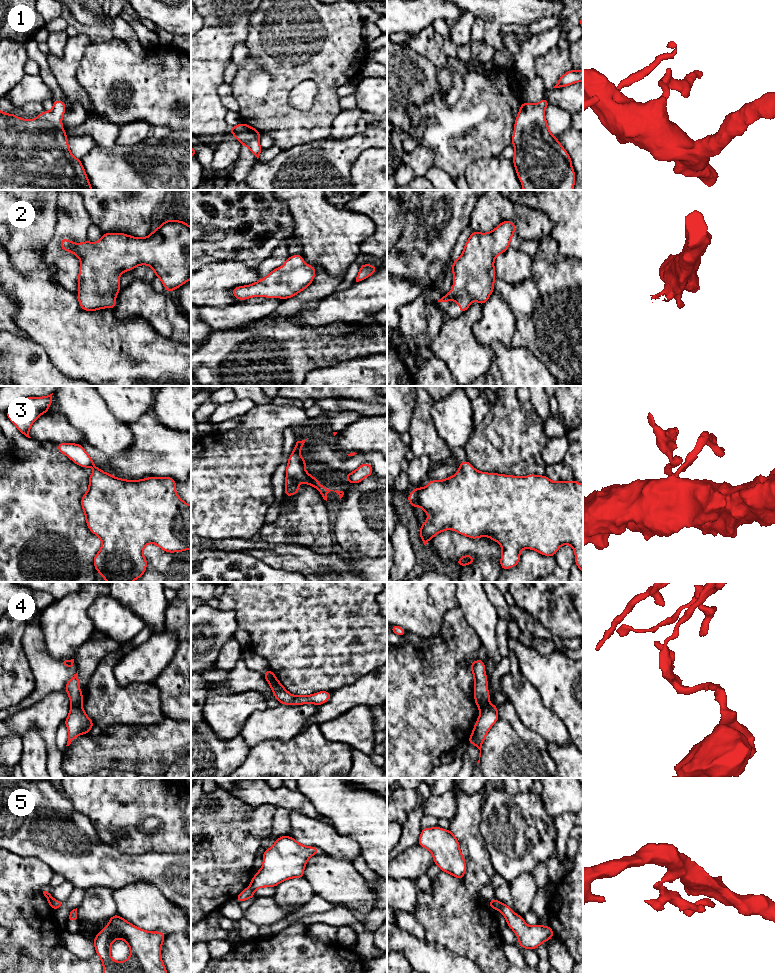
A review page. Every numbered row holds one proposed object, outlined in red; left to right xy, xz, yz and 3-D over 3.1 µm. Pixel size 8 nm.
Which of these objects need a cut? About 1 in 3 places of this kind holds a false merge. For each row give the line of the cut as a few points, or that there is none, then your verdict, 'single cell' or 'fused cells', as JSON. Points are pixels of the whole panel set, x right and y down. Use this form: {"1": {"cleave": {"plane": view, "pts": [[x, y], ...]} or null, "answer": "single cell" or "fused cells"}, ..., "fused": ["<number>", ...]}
{"1": {"cleave": null, "answer": "single cell"}, "2": {"cleave": null, "answer": "single cell"}, "3": {"cleave": null, "answer": "single cell"}, "4": {"cleave": {"plane": "xy", "pts": [[81, 703], [71, 707]]}, "answer": "fused cells"}, "5": {"cleave": {"plane": "xy", "pts": [[54, 900], [56, 908]]}, "answer": "fused cells"}, "fused": ["4", "5"]}

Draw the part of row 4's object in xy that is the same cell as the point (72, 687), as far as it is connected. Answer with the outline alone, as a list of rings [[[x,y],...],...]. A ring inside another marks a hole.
[[[78,671],[74,676],[66,683],[64,687],[70,699],[71,707],[82,704],[83,693],[79,687]]]

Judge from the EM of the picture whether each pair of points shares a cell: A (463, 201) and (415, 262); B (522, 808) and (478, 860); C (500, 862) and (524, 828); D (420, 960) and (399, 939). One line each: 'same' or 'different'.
A: same
B: different
C: same
D: same

